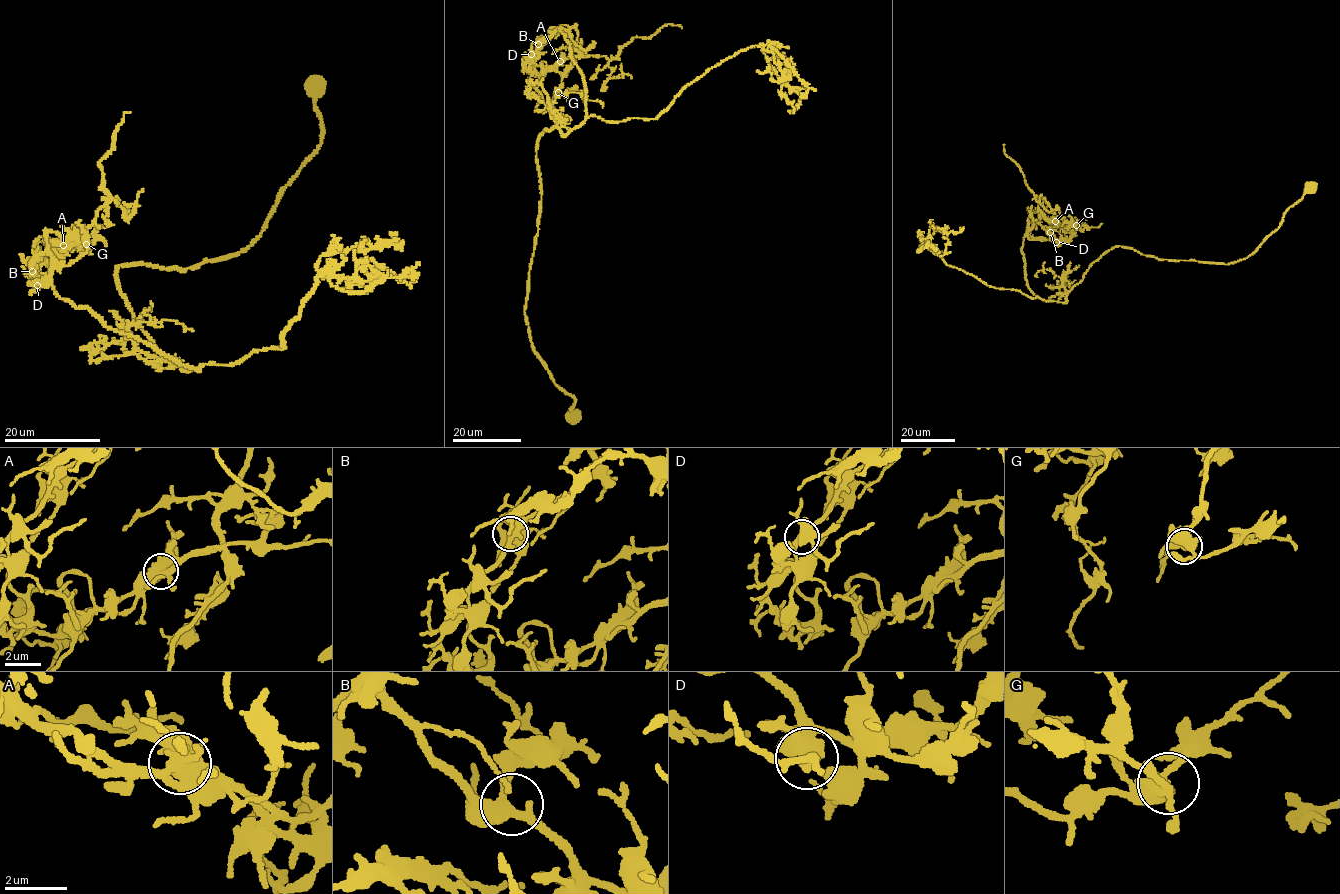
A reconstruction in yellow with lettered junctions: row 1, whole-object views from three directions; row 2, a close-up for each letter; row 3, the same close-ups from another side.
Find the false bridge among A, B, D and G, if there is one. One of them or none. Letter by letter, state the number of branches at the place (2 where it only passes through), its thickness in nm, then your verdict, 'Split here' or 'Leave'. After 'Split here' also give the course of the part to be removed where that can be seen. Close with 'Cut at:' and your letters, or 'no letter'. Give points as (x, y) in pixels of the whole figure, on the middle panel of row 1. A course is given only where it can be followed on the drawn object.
A: Branches: 4. Thickness 550 nm. Split here. Course of the part to remove: (560, 61), (573, 56), (603, 56), (612, 60), (633, 38), (649, 37), (667, 24), (681, 28)
B: Branches: 4. Thickness 360 nm. Leave
D: Branches: 4. Thickness 440 nm. Leave
G: Branches: 5. Thickness 440 nm. Leave
Cut at: A

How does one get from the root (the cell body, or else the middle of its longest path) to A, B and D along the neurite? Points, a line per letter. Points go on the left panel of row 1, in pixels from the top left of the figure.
A: (312, 87), (320, 145), (253, 242), (115, 268), (165, 359), (198, 371), (56, 293), (46, 229), (63, 246)
B: (312, 87), (320, 145), (253, 242), (115, 268), (165, 359), (198, 371), (64, 300), (48, 254), (32, 271)
D: (312, 87), (320, 145), (253, 242), (115, 268), (165, 359), (198, 371), (64, 300), (46, 253), (37, 285)

